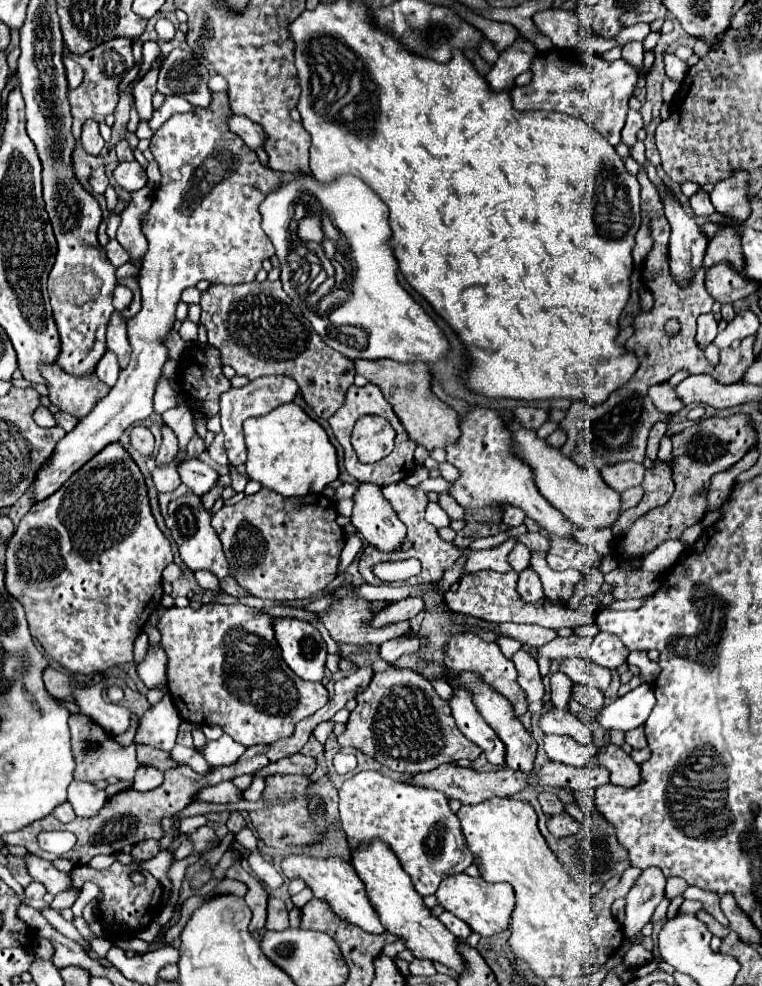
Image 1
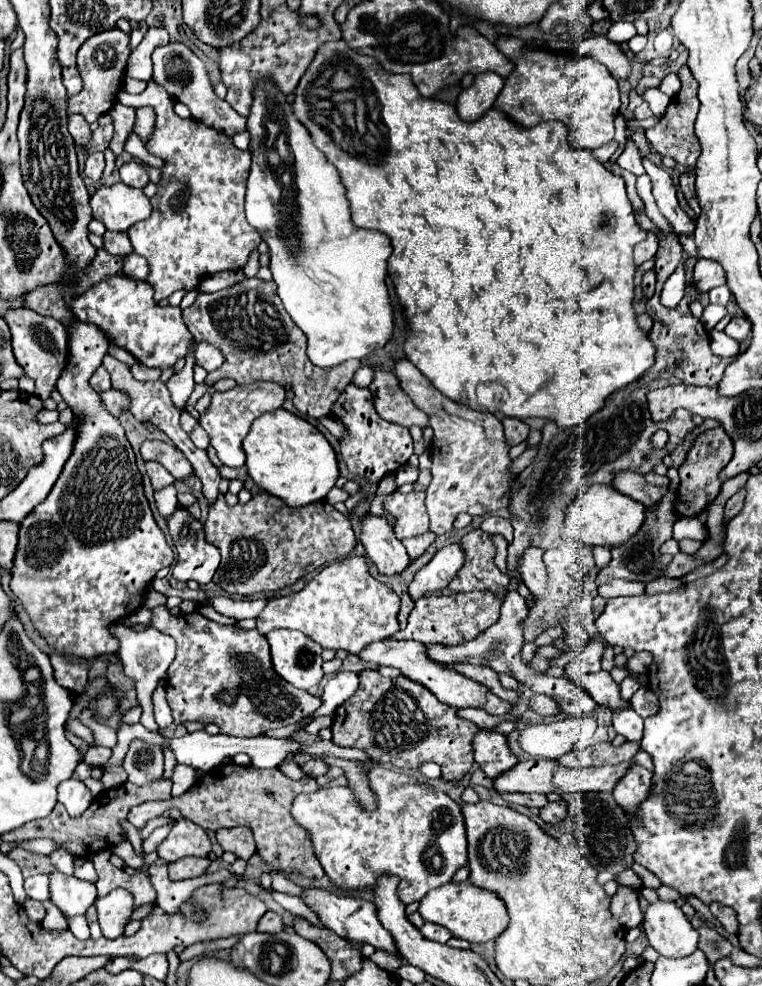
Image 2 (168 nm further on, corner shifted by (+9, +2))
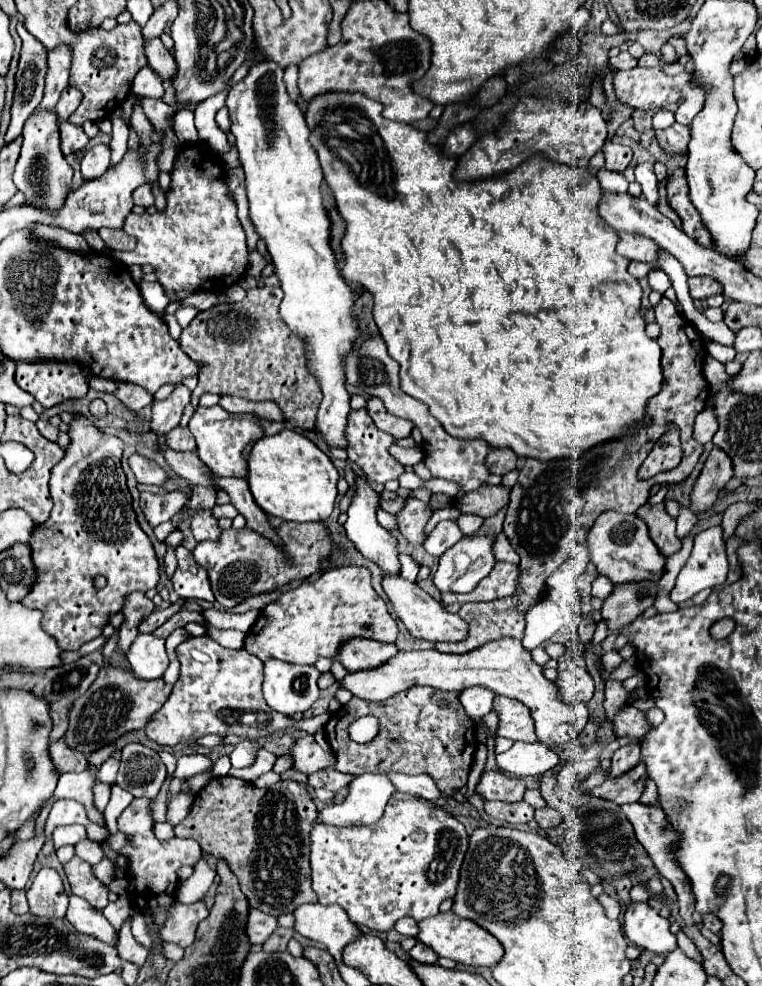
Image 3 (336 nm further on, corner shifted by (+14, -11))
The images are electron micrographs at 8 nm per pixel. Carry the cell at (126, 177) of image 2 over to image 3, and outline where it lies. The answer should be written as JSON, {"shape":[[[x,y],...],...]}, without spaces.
{"shape":[[[144,184],[134,192],[134,204],[144,206],[144,208],[150,208],[154,204],[154,196],[152,196],[152,186],[150,184]]]}

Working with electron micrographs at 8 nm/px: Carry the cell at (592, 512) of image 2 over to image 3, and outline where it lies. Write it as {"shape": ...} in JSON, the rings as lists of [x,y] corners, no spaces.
{"shape":[[[618,512],[600,514],[588,534],[588,546],[592,564],[598,568],[600,574],[608,576],[614,584],[660,580],[664,574],[666,558],[660,554],[658,546],[654,546],[648,534],[648,526],[636,514],[618,514]]]}

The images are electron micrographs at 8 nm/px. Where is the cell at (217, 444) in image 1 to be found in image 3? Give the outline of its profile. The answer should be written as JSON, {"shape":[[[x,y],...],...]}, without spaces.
{"shape":[[[176,426],[172,428],[168,434],[166,434],[166,444],[172,448],[172,450],[188,450],[188,452],[194,452],[196,450],[196,442],[194,442],[194,436],[188,428],[182,428],[182,426]]]}

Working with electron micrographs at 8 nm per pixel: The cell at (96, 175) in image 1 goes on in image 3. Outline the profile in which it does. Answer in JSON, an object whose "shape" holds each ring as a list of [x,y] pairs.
{"shape":[[[96,144],[82,156],[82,176],[86,180],[98,178],[110,166],[110,146]]]}

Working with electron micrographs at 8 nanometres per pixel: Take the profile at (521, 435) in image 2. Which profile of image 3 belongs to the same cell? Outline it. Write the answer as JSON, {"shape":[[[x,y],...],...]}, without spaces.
{"shape":[[[496,448],[496,450],[490,450],[488,456],[486,456],[486,468],[490,474],[498,474],[498,476],[504,476],[508,474],[510,470],[516,468],[516,456],[512,450],[508,448]]]}

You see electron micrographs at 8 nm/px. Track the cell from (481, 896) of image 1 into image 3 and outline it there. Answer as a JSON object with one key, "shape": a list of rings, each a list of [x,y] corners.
{"shape":[[[448,912],[448,914],[436,914],[434,918],[426,918],[422,920],[420,924],[420,934],[418,934],[418,940],[422,944],[426,944],[428,948],[432,948],[438,956],[444,956],[444,958],[450,958],[458,964],[464,964],[464,966],[486,966],[486,968],[494,968],[502,956],[504,956],[504,948],[498,940],[494,940],[494,936],[484,930],[482,926],[474,924],[472,920],[464,920],[464,918],[458,918],[454,912]]]}

